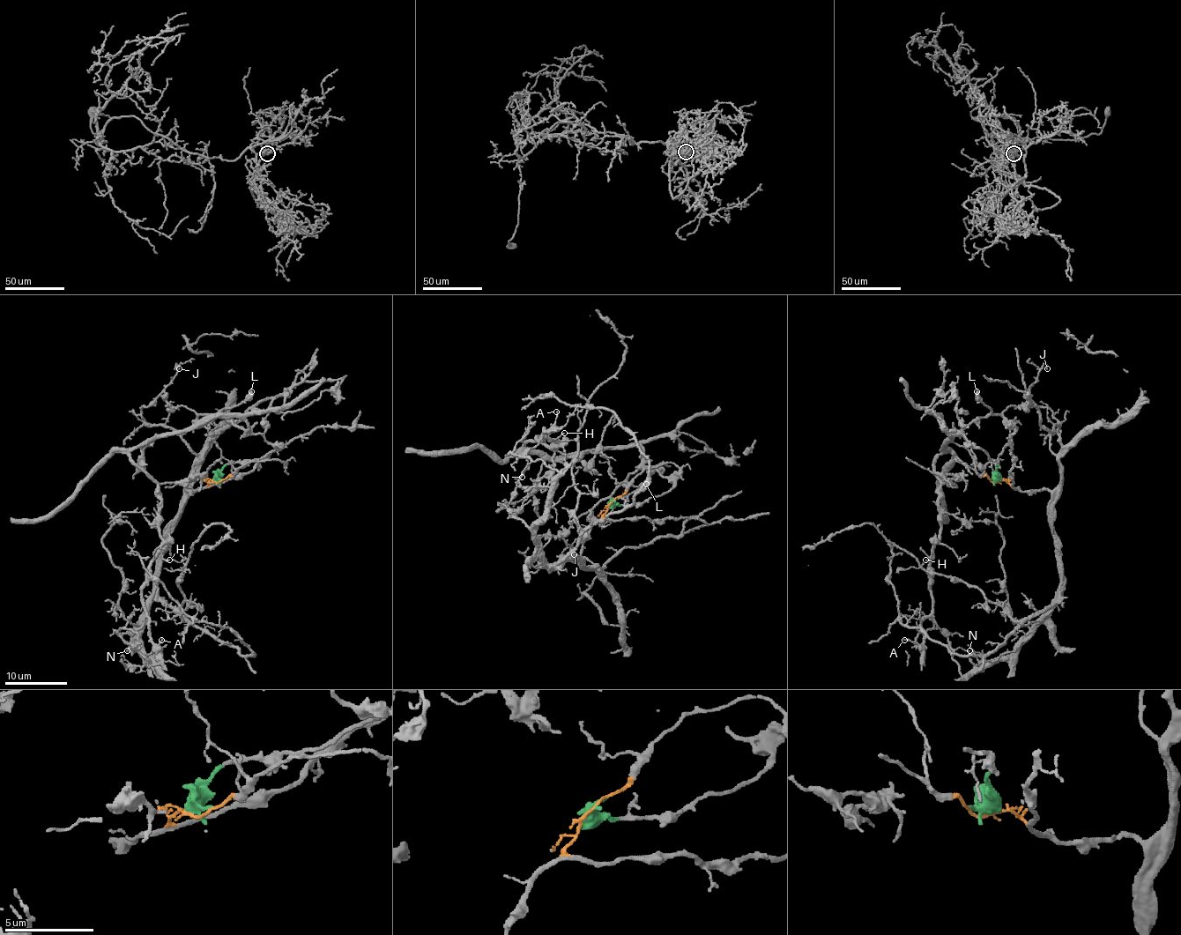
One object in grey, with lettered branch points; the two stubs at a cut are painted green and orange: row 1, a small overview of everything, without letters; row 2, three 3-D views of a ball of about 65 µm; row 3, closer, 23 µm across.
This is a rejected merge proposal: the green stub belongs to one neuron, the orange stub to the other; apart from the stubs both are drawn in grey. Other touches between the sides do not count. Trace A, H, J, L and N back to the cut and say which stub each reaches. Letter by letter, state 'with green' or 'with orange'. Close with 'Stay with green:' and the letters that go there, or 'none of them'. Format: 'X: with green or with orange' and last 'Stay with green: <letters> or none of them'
A: with green
H: with green
J: with orange
L: with green
N: with orange
Stay with green: A, H, L

